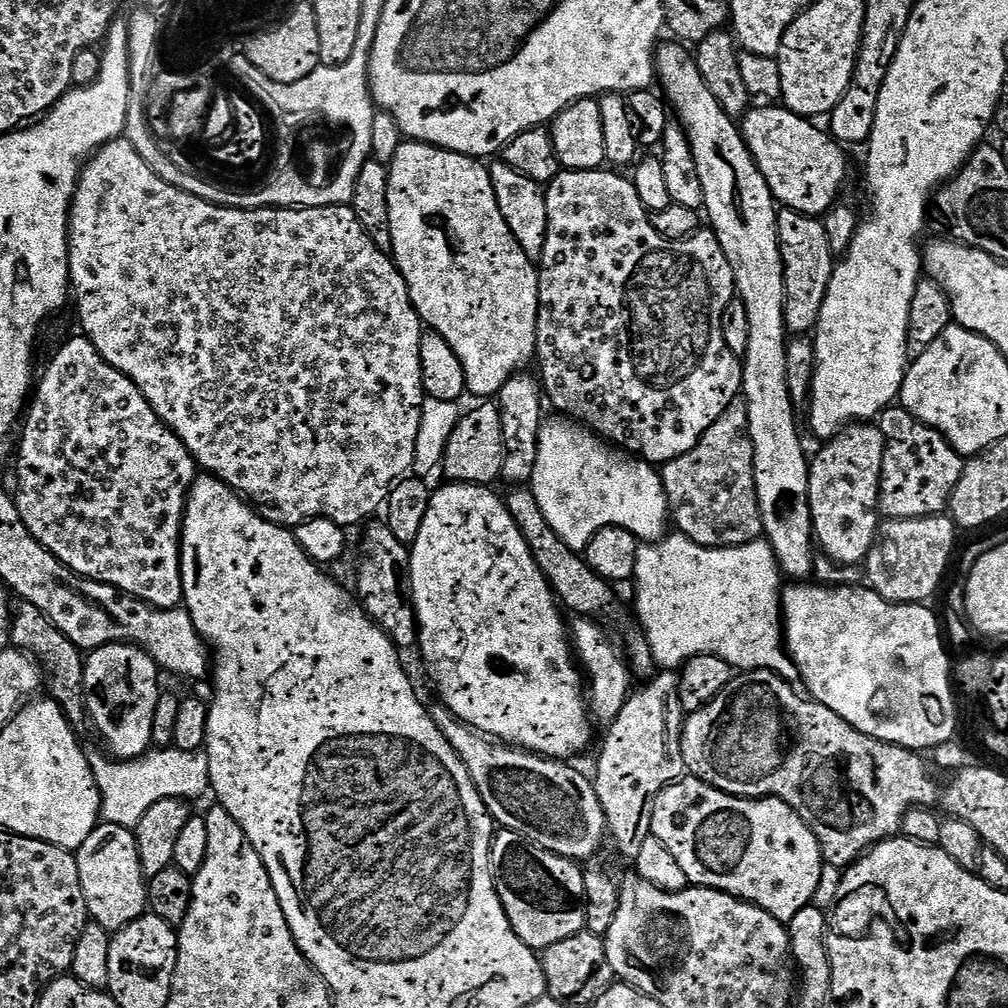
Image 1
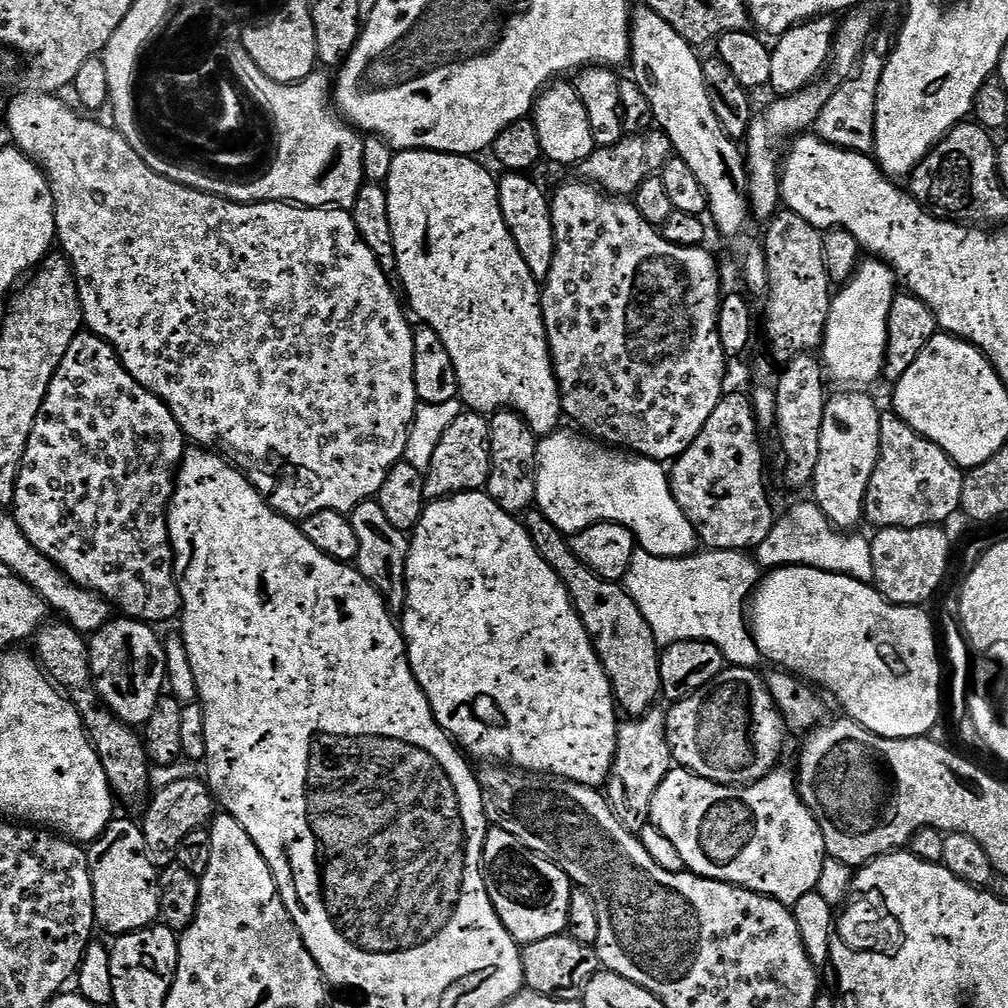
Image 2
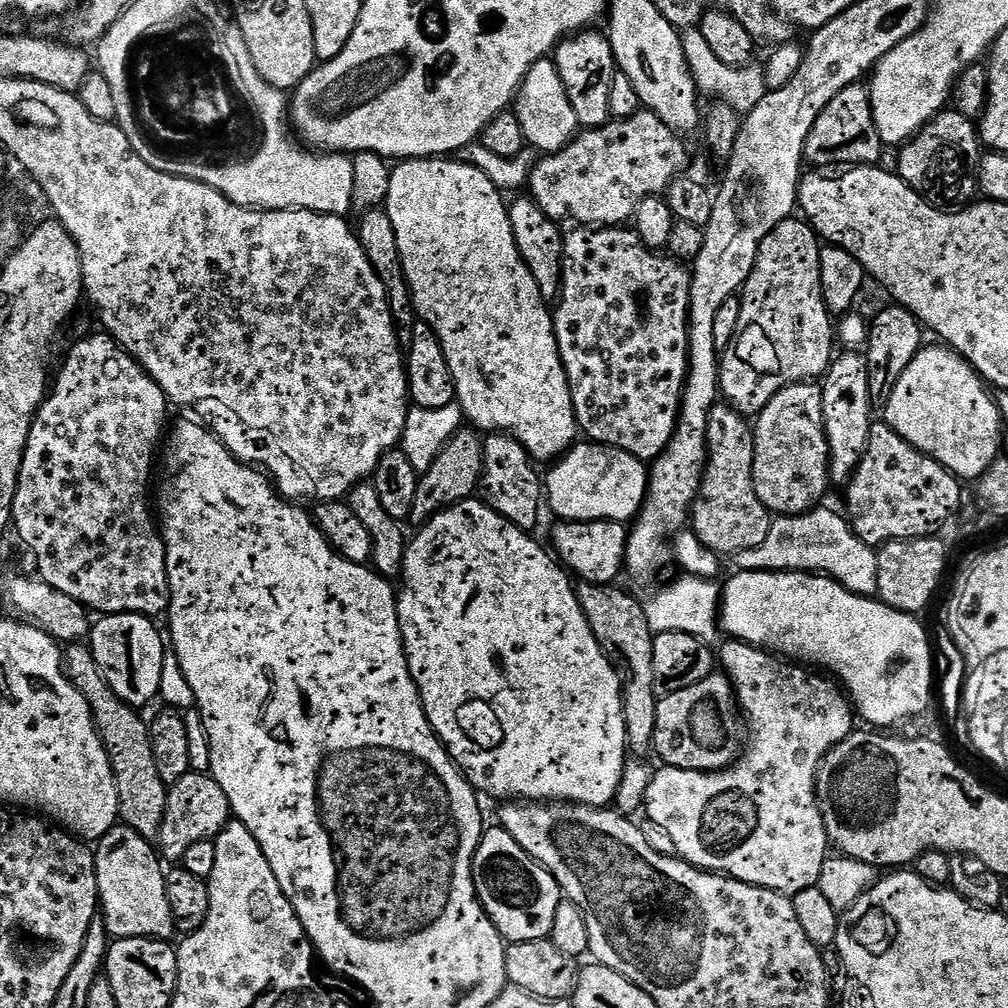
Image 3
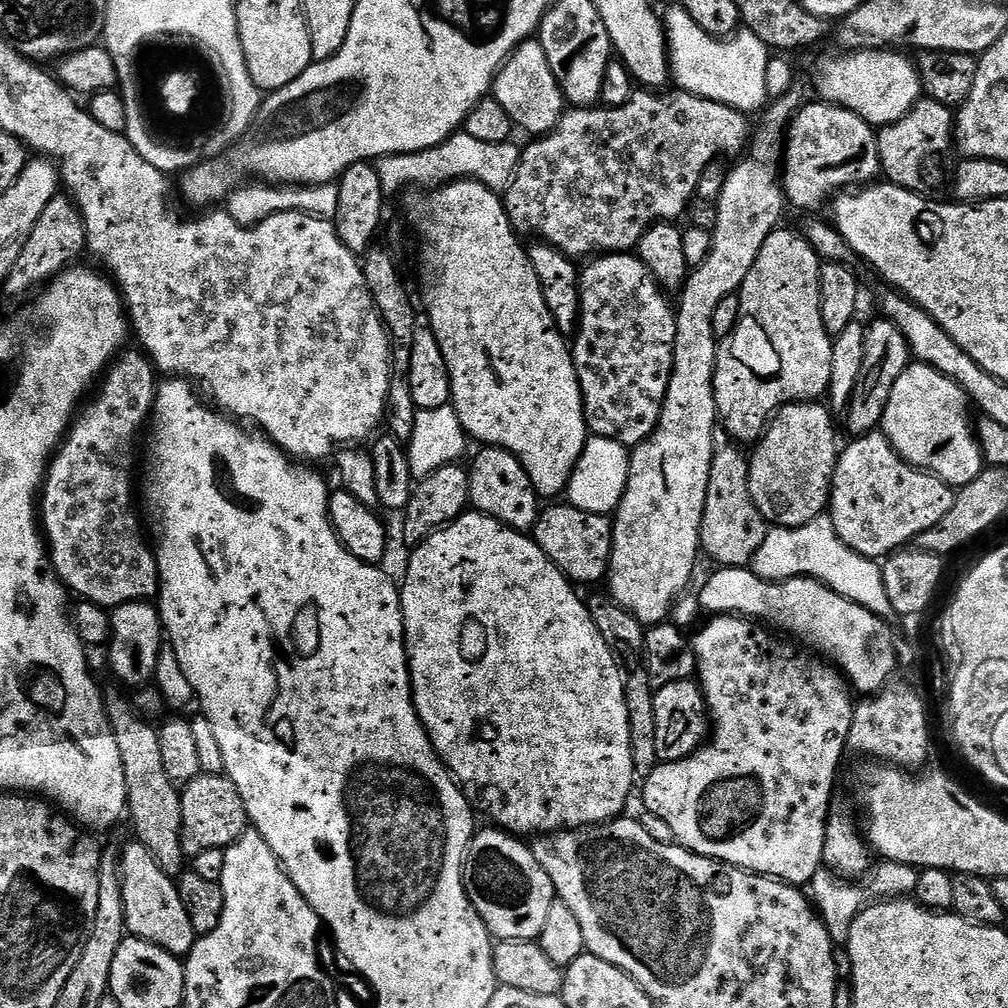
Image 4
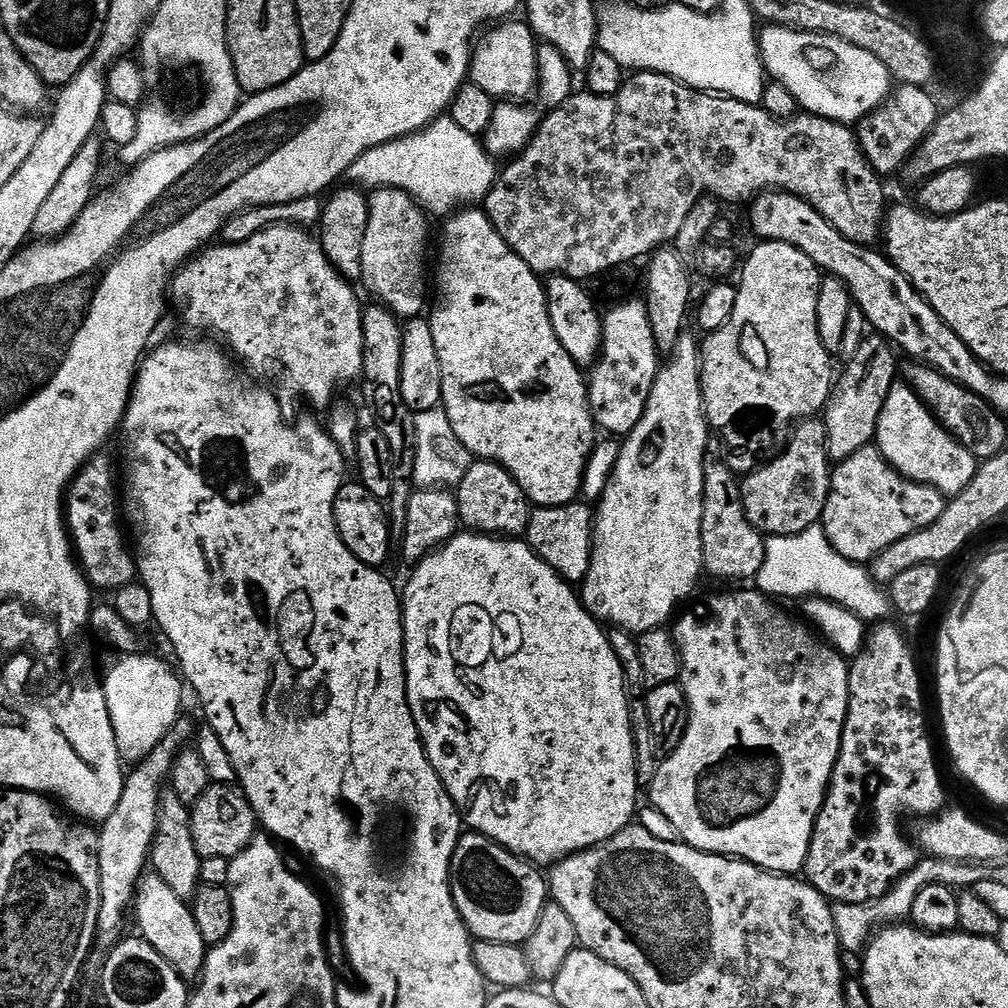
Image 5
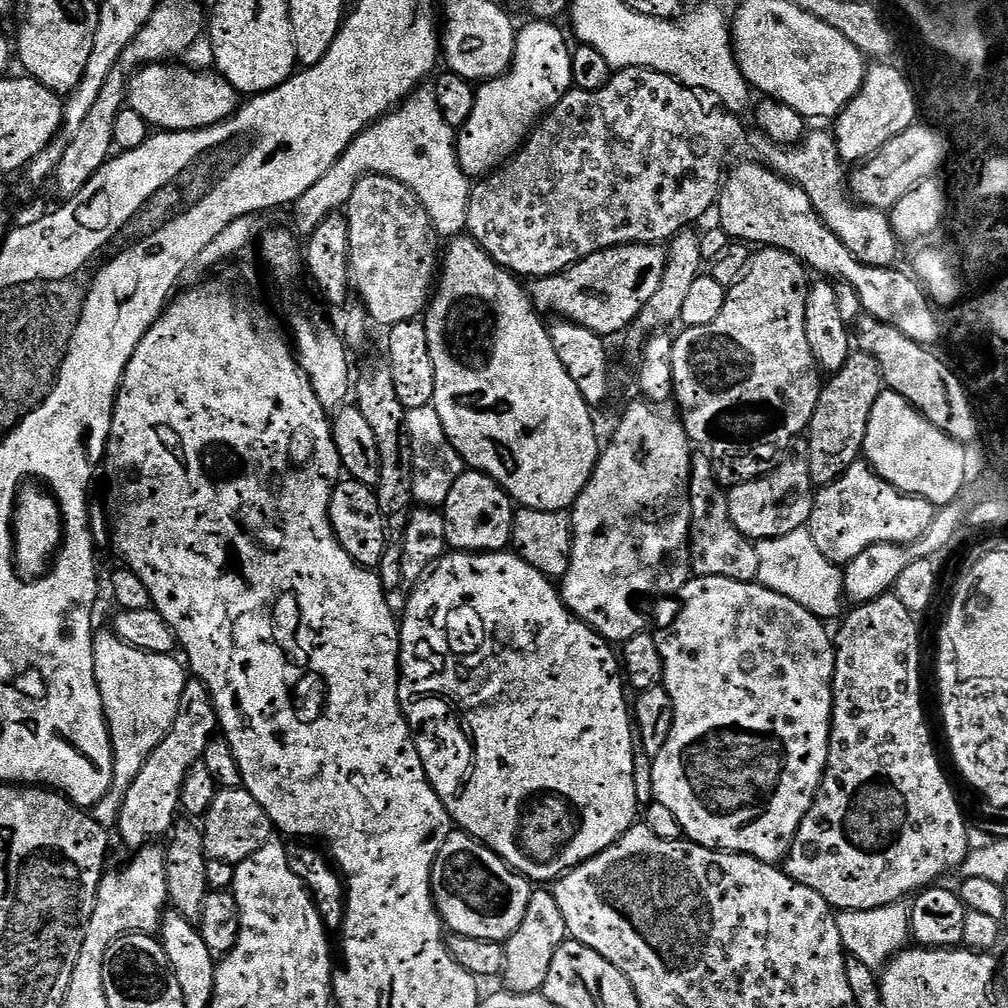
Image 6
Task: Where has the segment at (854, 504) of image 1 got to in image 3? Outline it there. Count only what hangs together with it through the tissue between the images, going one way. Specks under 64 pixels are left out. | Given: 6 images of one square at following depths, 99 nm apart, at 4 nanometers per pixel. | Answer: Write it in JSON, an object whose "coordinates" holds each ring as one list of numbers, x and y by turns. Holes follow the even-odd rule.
{"coordinates":[[844,350,841,356,839,353,828,365,822,387,824,433,828,439,828,474,833,485,844,486,851,480,856,467,866,454,866,446,874,423,867,355,856,350]]}

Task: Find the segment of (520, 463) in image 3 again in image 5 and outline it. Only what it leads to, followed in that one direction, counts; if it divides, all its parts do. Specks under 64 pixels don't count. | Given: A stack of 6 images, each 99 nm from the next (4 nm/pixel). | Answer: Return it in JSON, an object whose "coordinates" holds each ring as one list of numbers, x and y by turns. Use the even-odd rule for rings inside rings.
{"coordinates":[[477,459,466,470,466,478,462,478,455,494,460,522,465,529,501,538,520,538,527,533,530,501,522,486,500,464]]}

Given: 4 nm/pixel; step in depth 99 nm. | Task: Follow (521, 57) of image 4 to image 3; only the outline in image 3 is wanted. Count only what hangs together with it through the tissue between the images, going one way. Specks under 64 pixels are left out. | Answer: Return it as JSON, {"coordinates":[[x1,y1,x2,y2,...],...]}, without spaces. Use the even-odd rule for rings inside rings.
{"coordinates":[[555,59,539,60,526,74,516,94,514,111,518,122,522,122,522,134,525,141,535,148,537,153,547,154,565,148,578,135,580,123,566,96,566,86,562,86,562,74,558,74]]}

